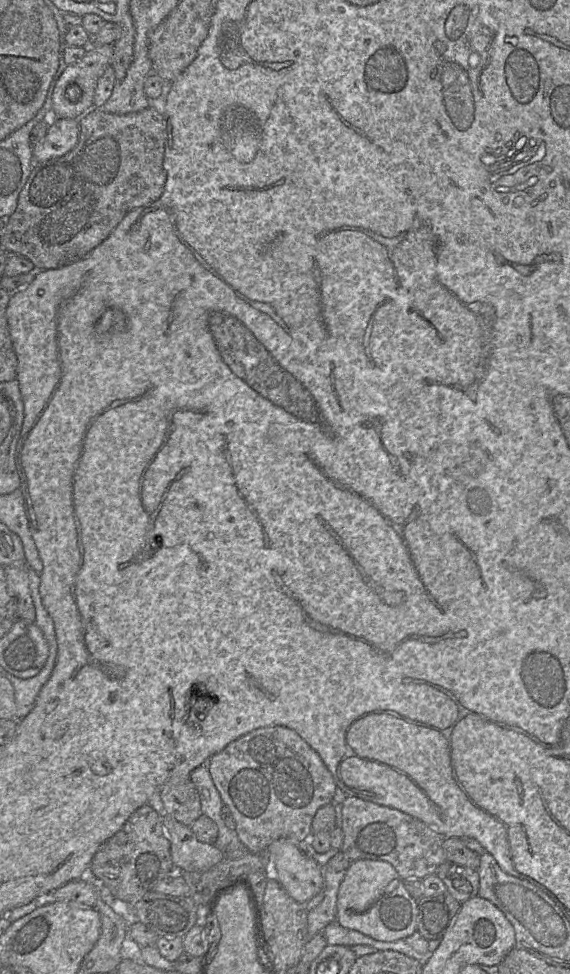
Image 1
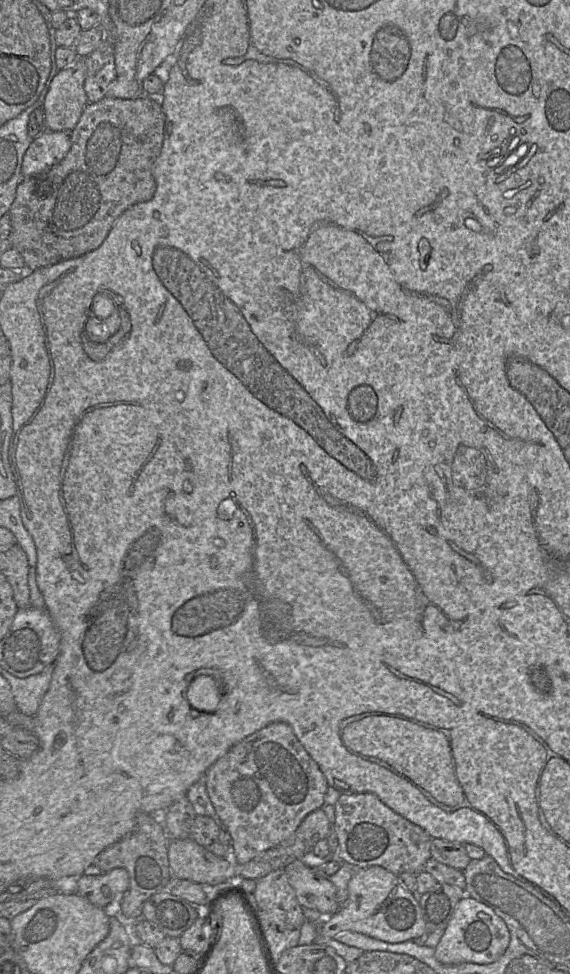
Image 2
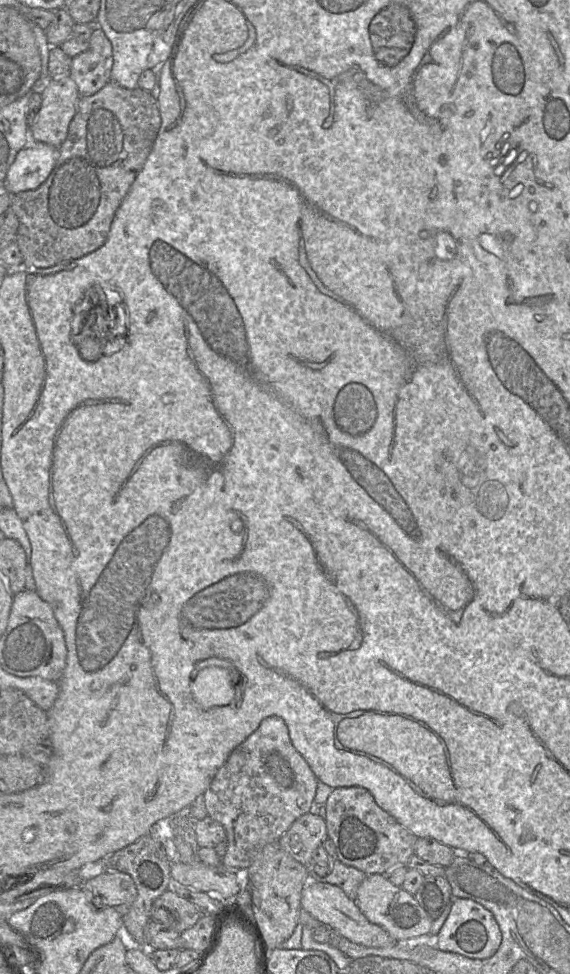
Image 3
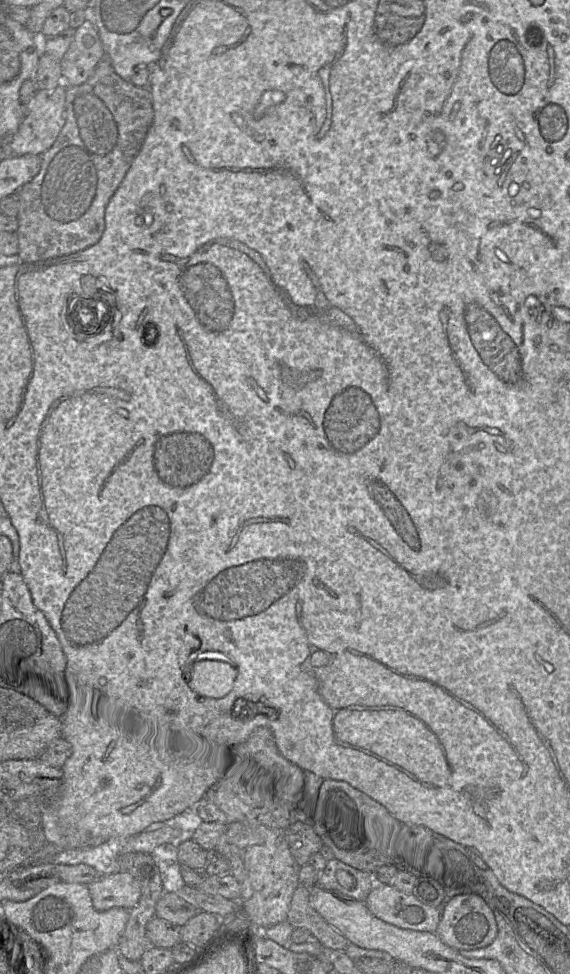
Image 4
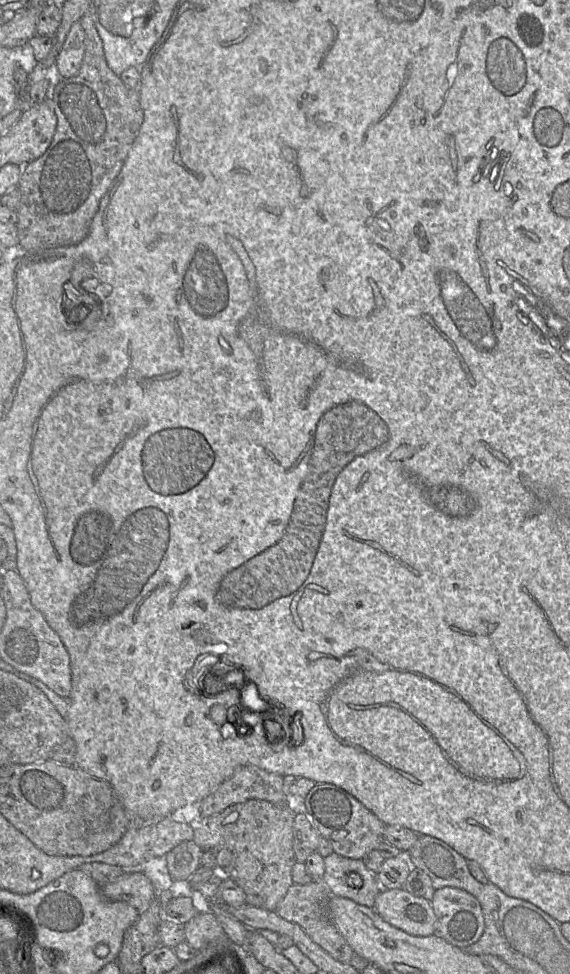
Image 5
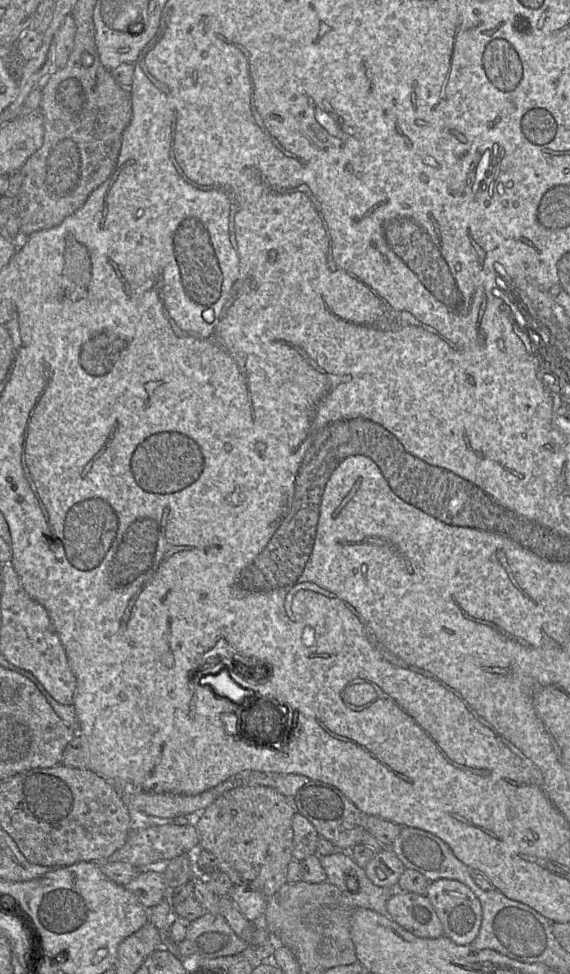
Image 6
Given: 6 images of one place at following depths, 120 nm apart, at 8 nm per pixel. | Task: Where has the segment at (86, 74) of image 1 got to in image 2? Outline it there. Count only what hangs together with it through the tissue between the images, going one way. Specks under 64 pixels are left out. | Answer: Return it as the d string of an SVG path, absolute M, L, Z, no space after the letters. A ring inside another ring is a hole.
M79 57L53 78L44 101L46 130L71 132L89 103L84 89L84 57Z

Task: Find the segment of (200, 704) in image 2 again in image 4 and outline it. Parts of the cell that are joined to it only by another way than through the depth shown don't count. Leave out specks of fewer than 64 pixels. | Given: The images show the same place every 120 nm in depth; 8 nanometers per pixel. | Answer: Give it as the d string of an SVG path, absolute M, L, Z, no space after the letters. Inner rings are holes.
M203 660L194 664L189 687L205 698L224 698L233 688L237 669L226 662Z

